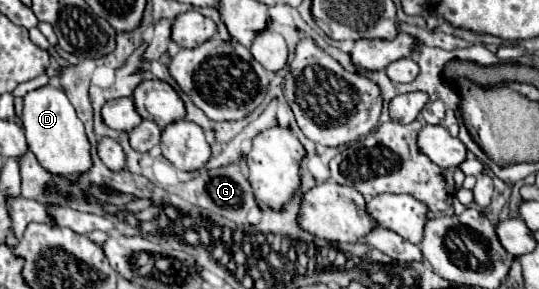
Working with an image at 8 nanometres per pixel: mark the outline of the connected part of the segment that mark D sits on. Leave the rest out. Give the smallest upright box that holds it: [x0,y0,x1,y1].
[23,85,91,179]

